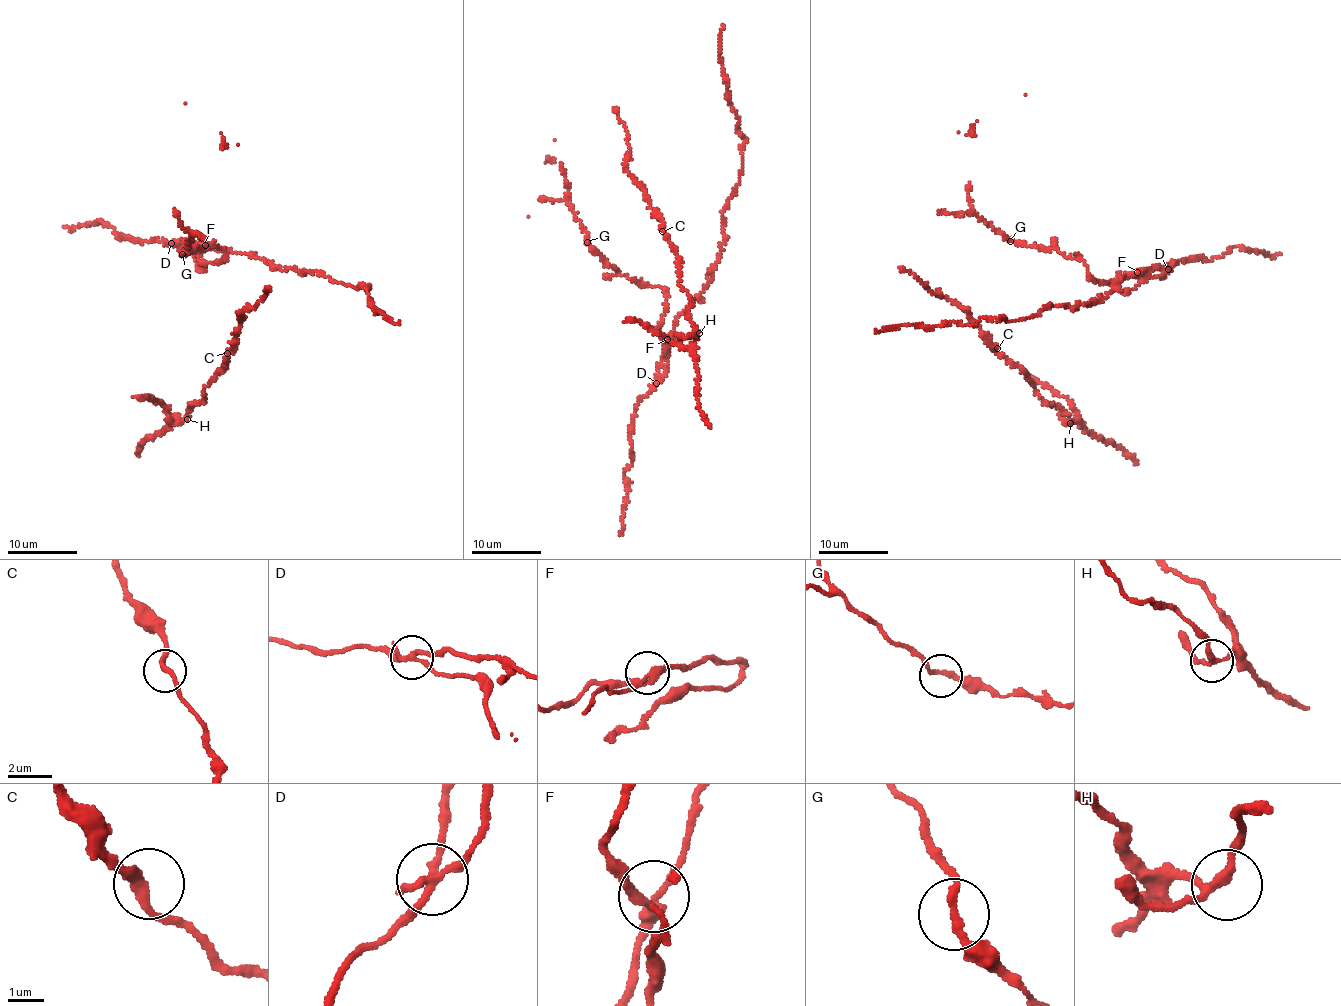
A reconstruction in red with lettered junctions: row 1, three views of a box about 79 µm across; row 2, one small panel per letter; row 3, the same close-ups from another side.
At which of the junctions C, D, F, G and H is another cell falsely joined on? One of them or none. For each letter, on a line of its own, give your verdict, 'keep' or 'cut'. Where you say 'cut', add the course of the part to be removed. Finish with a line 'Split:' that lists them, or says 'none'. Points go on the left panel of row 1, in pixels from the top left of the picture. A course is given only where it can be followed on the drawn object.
C: keep
D: cut; foreign part runs (172, 244), (195, 252), (197, 267), (206, 270)
F: keep
G: keep
H: keep
Split: D

